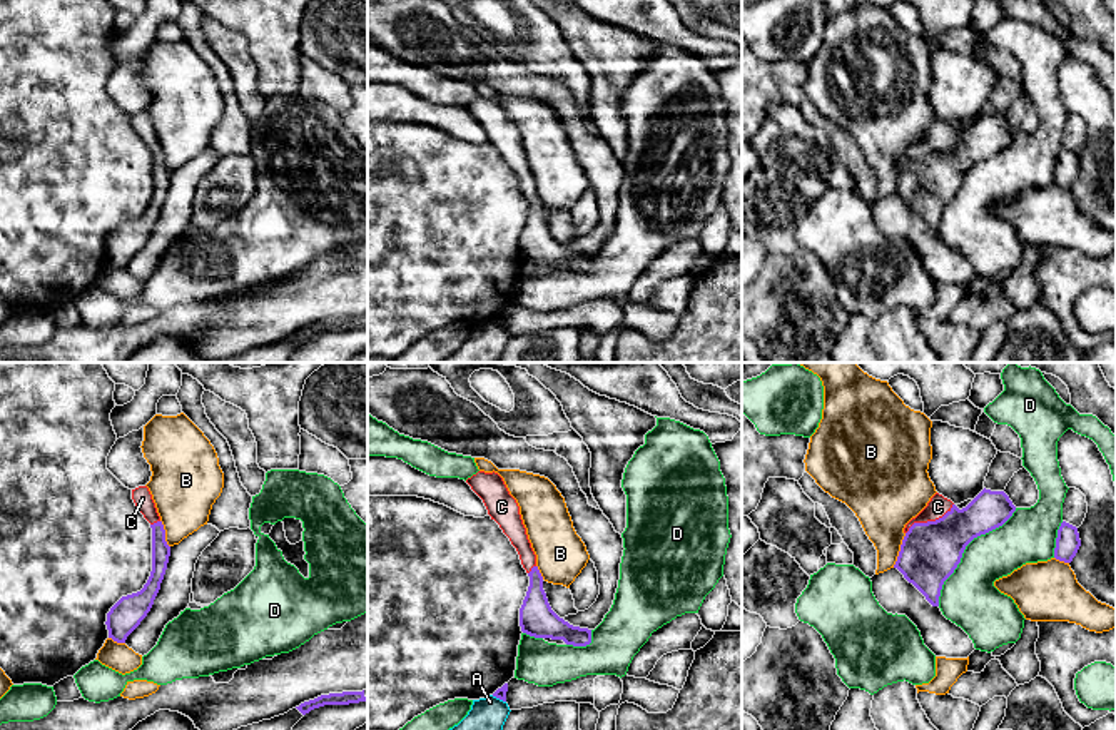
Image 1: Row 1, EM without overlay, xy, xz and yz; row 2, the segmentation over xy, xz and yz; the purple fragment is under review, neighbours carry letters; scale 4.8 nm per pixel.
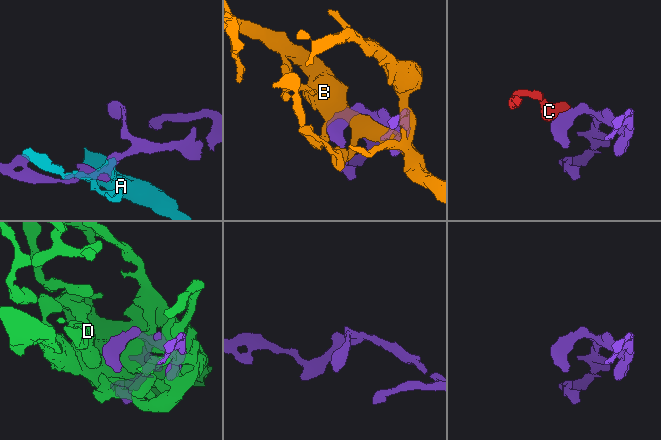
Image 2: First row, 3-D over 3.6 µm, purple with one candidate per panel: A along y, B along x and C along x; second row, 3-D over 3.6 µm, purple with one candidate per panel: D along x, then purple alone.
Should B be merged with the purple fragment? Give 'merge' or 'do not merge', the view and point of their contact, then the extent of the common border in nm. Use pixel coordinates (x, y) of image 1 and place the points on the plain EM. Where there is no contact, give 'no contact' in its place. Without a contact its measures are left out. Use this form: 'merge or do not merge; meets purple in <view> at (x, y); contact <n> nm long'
do not merge; meets purple in yz at (901, 176); contact 180 nm long

